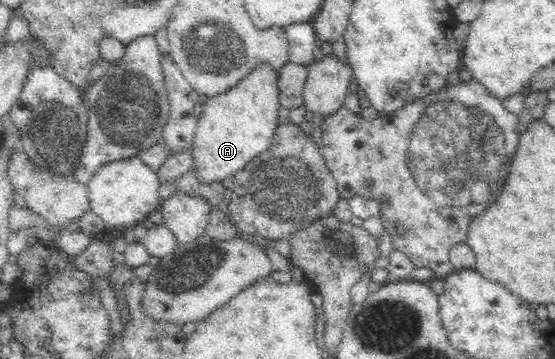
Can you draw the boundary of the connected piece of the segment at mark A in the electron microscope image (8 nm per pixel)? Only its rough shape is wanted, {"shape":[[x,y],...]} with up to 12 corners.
{"shape":[[257,64],[207,98],[193,137],[203,183],[273,141],[279,72]]}

